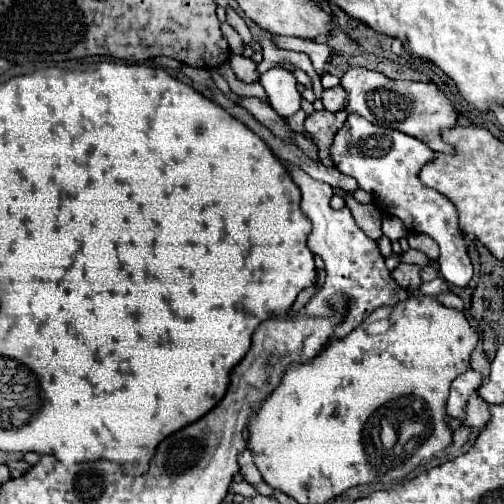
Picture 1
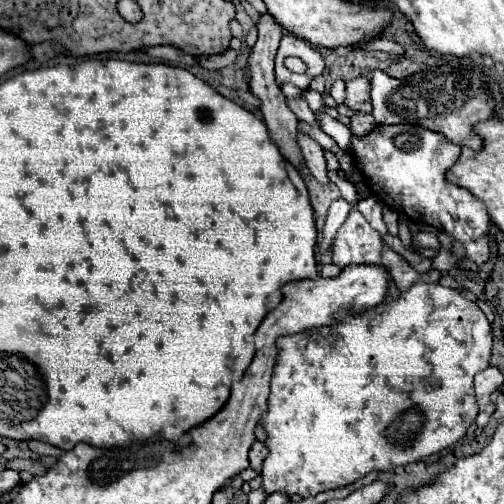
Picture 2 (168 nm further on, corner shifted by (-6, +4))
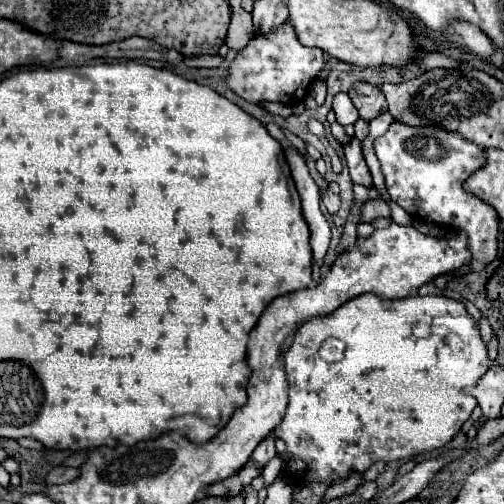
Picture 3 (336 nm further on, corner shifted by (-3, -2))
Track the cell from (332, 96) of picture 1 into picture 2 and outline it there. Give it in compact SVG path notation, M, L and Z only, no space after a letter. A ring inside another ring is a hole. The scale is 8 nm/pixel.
M354 78L346 82L346 106L356 112L372 112L368 78Z

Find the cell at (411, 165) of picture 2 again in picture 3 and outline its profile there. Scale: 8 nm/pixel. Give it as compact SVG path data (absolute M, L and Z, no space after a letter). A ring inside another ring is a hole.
M393 122L389 130L375 140L375 154L385 176L389 198L393 202L415 216L415 220L433 222L437 226L451 226L465 232L473 262L489 264L495 258L499 234L497 212L461 188L467 176L485 164L483 148L465 142L459 134L449 134L447 130L435 132L433 126L409 128L405 124Z

